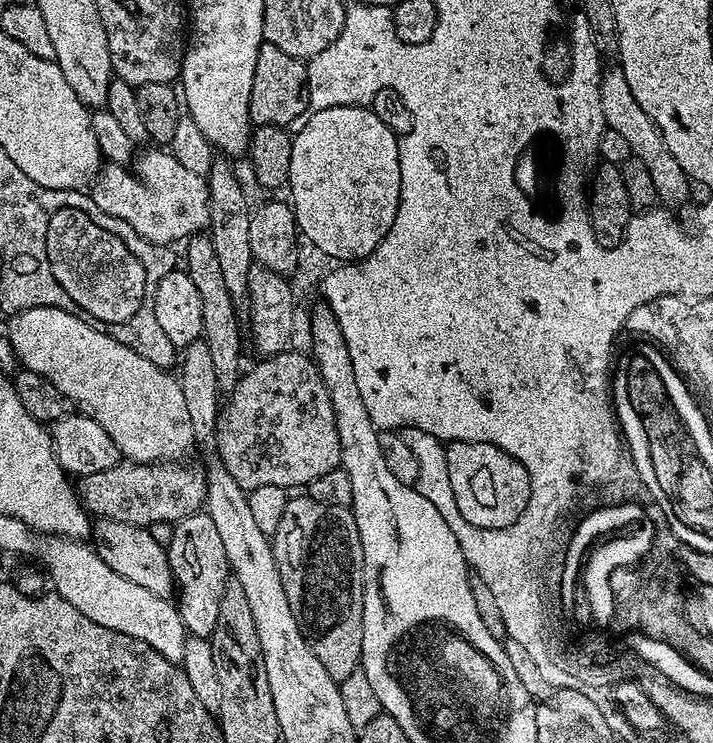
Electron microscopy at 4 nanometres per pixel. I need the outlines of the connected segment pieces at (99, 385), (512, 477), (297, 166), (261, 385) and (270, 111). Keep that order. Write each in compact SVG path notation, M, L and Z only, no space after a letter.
M34 306L9 315L6 323L10 346L14 346L19 367L58 386L65 400L106 430L125 461L134 464L180 462L188 451L193 451L196 443L194 426L190 426L180 381L171 371L154 366L150 358L142 358L142 354L130 350L130 346L61 308Z
M453 440L446 447L446 470L450 470L450 487L454 489L454 502L458 502L458 510L467 524L479 528L505 528L518 522L530 489L530 474L526 466L515 460L510 452L504 452L493 444Z
M365 105L358 107L338 106L327 107L326 110L312 112L311 115L295 129L292 138L292 149L290 150L290 178L286 185L287 191L292 191L290 203L292 205L292 213L296 216L296 226L299 235L303 237L307 243L309 240L322 255L329 256L330 259L336 260L332 262L355 262L369 256L371 252L380 245L382 238L386 238L390 226L394 226L394 222L396 221L398 206L400 205L400 191L402 190L402 174L400 173L400 163L398 162L399 153L400 142L398 137L392 133L390 126L386 126L386 122L382 122L382 118L378 118L378 114L372 112L371 107Z
M285 350L279 352L277 356L265 356L257 359L257 364L249 372L247 369L241 375L239 382L233 386L231 392L227 393L226 403L223 405L220 414L216 429L216 450L220 453L220 458L227 466L230 474L234 474L234 482L238 482L238 486L242 486L246 490L251 490L258 486L278 486L285 490L300 490L310 482L314 482L314 478L322 478L322 474L341 467L340 439L338 438L338 426L334 418L334 406L330 402L330 394L320 377L320 369L316 367L316 362L311 355L304 353L303 356L300 352L292 351Z
M261 44L258 50L258 62L254 66L254 86L250 86L249 121L253 125L292 126L308 111L307 63L285 54L283 50L278 50L278 46Z

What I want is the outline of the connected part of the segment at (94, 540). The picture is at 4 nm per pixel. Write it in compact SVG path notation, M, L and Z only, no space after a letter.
M100 518L91 525L90 540L102 562L106 562L106 566L110 566L114 574L130 578L130 582L150 590L150 594L158 594L158 598L163 600L173 595L174 581L172 567L168 561L168 549L154 542L148 529L130 526L130 522L114 522Z

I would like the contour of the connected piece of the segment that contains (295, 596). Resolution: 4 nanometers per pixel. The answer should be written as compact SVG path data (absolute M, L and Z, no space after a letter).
M307 494L293 495L282 510L282 522L270 537L274 558L278 562L278 574L282 574L282 586L286 590L286 602L290 602L292 616L298 622L314 658L322 662L326 674L336 681L350 678L360 668L362 654L362 614L364 613L364 559L362 542L358 538L358 526L351 508L326 506L314 502Z

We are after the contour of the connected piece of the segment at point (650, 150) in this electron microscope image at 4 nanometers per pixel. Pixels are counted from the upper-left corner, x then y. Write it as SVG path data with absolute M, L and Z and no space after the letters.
M612 66L612 69L605 71L600 78L600 97L602 98L602 114L604 123L610 130L616 131L621 138L630 145L633 157L638 162L646 165L646 170L650 170L650 179L656 187L656 195L661 201L668 204L680 204L688 196L690 181L688 175L678 166L678 161L674 159L674 154L666 146L662 134L656 129L656 124L638 106L638 101L634 98L630 86L626 83L624 72L619 66Z

